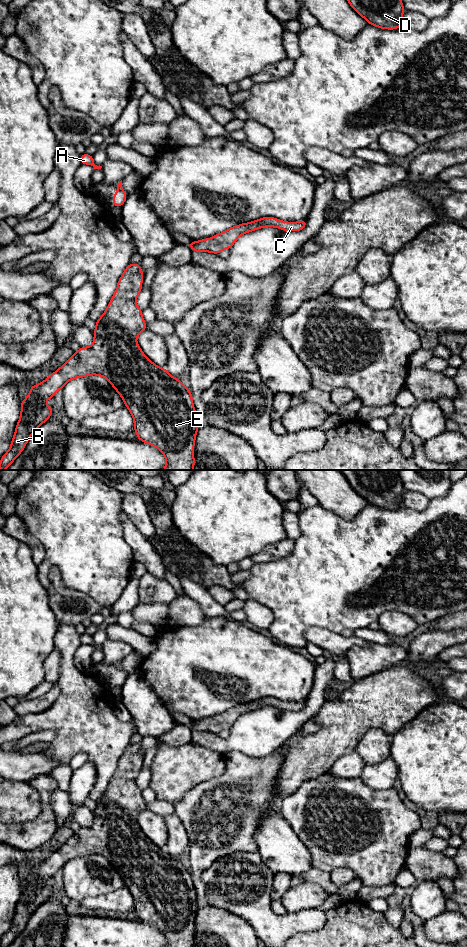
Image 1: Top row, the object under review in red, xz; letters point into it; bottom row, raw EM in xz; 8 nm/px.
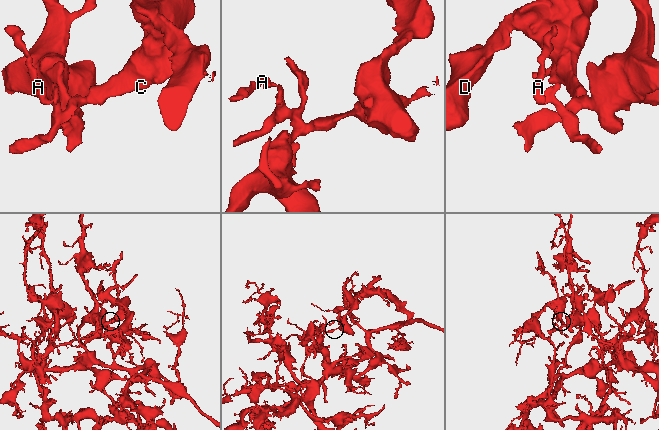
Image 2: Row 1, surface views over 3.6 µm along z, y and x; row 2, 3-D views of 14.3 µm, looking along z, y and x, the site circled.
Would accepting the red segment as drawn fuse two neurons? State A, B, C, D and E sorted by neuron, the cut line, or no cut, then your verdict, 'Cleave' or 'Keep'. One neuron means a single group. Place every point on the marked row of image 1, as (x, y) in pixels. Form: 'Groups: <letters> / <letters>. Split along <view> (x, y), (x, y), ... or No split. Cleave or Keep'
Groups: A B C D E. No split. Keep

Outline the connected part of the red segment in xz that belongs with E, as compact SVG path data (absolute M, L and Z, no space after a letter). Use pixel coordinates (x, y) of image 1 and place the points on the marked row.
M129 264L118 280L109 305L104 314L96 321L94 342L90 347L81 347L74 352L66 363L38 385L31 385L29 395L21 401L21 414L9 450L0 461L0 469L5 470L19 456L37 428L46 422L53 409L45 404L65 384L76 378L89 375L99 375L106 378L123 399L134 419L134 430L138 439L158 448L166 458L164 470L193 470L194 443L199 428L197 414L193 405L192 394L178 378L171 376L165 368L160 368L149 360L136 342L140 333L146 330L142 310L137 306L136 299L142 289L143 273L140 264Z

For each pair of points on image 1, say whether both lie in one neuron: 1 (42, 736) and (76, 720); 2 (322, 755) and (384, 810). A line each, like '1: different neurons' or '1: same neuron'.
1: different neurons
2: different neurons

